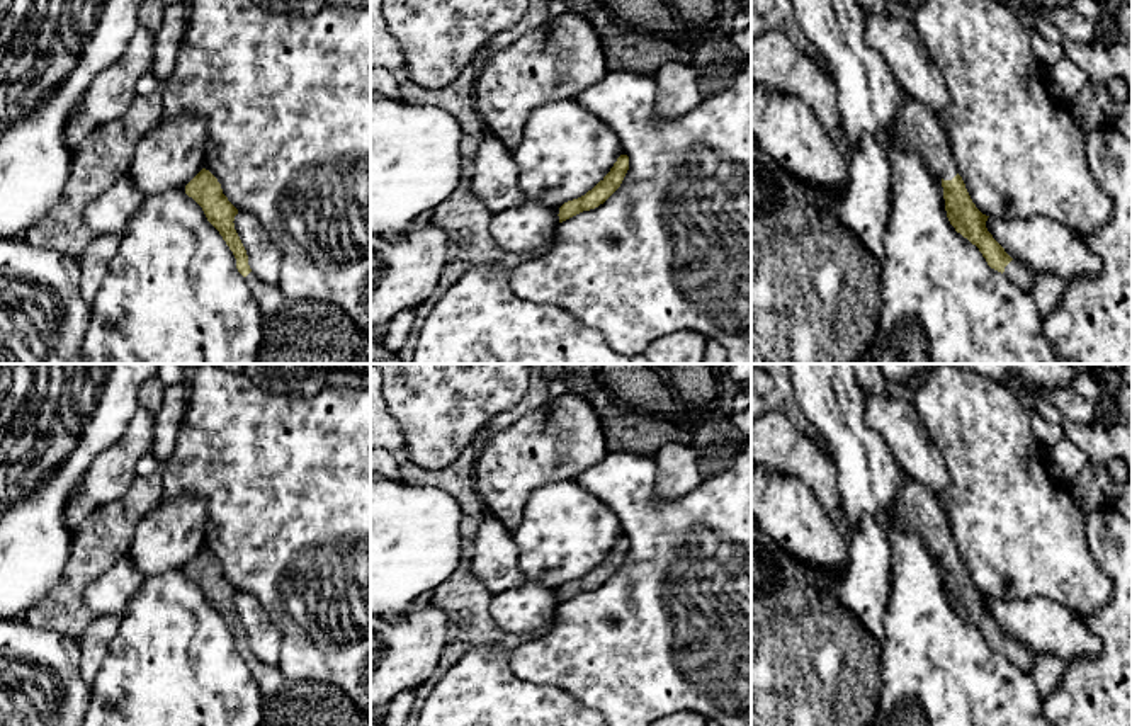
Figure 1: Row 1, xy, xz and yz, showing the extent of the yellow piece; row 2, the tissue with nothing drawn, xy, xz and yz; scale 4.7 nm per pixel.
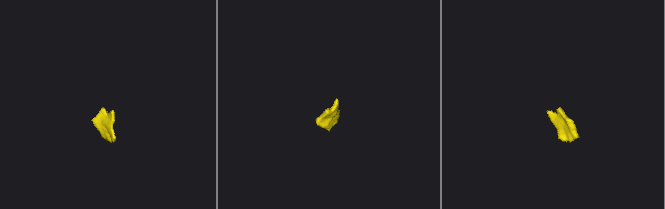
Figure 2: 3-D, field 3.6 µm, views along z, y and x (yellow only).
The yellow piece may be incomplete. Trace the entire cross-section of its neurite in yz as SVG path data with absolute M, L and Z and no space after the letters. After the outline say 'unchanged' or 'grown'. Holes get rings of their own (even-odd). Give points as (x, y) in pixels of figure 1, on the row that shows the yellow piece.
M903 90L894 128L897 133L896 145L903 150L914 150L942 179L947 218L955 231L979 248L991 269L1032 294L1033 274L1023 264L1015 262L988 231L986 221L989 216L976 207L962 177L957 173L937 116Z; grown

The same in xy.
M202 168L187 185L185 194L192 197L204 211L207 221L219 231L236 258L238 272L246 279L246 284L257 299L263 316L274 315L284 303L284 294L279 286L260 281L248 265L246 250L235 230L235 216L238 209L223 194L218 179Z; grown

